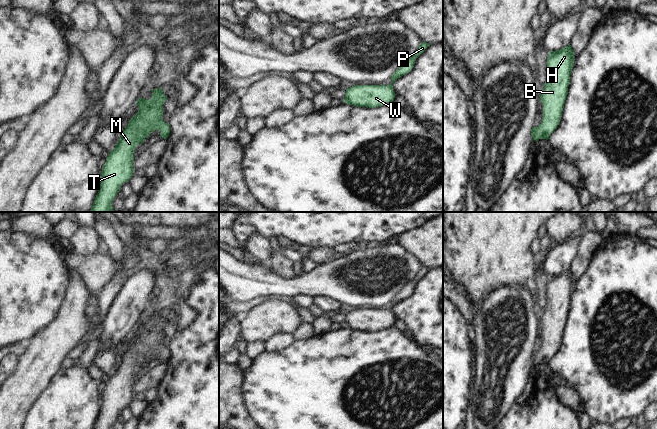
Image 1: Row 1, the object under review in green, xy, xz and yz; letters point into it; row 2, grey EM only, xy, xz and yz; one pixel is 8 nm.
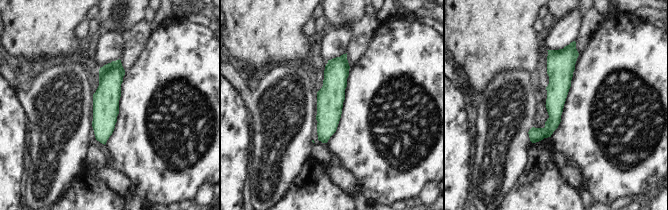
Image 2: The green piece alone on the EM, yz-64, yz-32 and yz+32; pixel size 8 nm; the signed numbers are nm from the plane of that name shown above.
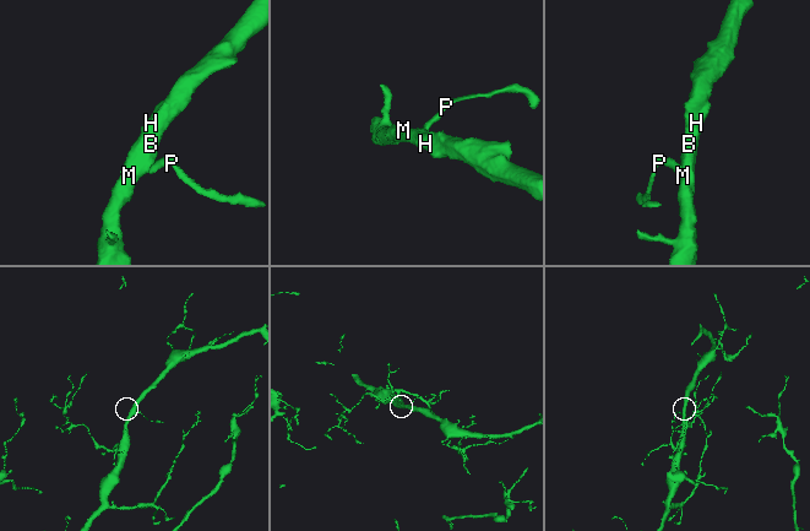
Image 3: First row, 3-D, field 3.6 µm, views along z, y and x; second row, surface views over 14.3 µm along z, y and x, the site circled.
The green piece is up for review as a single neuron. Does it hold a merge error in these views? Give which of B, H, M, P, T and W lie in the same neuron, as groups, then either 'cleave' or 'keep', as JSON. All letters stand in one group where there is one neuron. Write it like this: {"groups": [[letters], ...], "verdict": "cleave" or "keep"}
{"groups": [["B", "H", "M", "P", "T", "W"]], "verdict": "keep"}

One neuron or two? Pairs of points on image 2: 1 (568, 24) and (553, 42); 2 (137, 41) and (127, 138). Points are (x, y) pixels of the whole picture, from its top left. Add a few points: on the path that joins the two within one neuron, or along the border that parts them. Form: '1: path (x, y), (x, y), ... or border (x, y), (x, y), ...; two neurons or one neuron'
1: path (567, 28), (557, 38); one neuron
2: border (147, 40), (140, 54), (125, 70); two neurons

